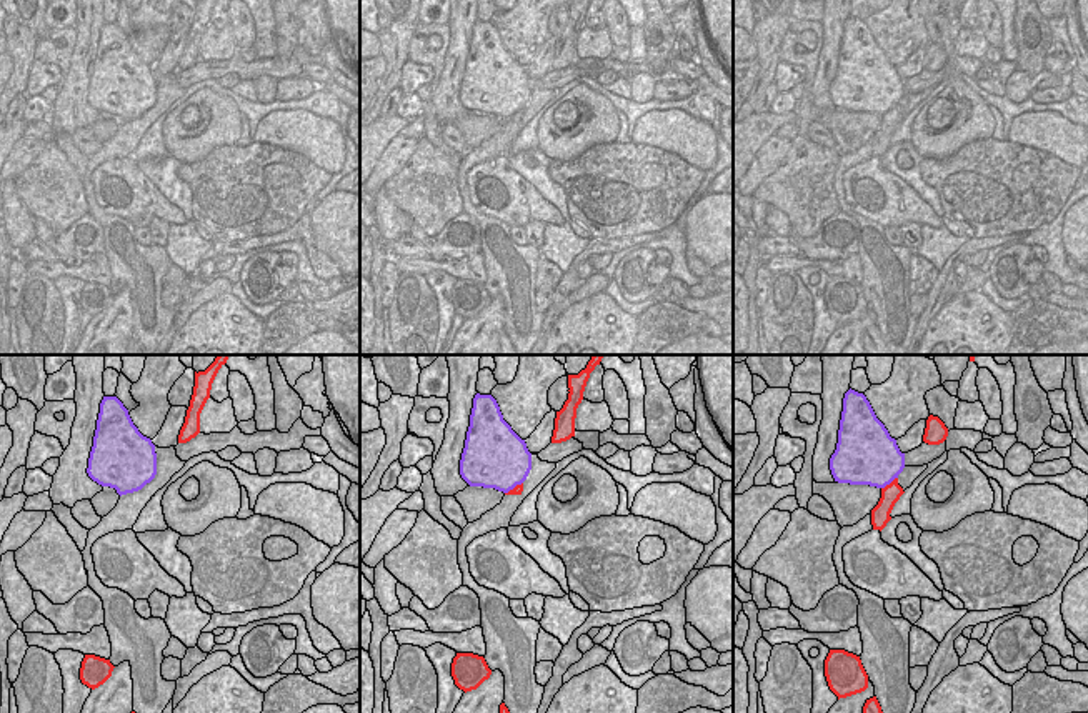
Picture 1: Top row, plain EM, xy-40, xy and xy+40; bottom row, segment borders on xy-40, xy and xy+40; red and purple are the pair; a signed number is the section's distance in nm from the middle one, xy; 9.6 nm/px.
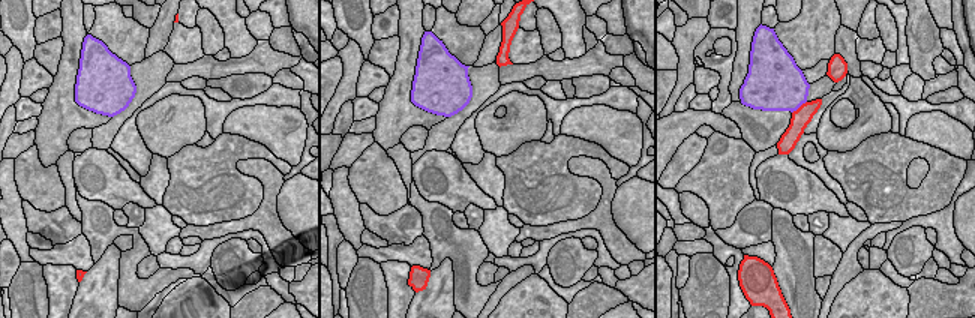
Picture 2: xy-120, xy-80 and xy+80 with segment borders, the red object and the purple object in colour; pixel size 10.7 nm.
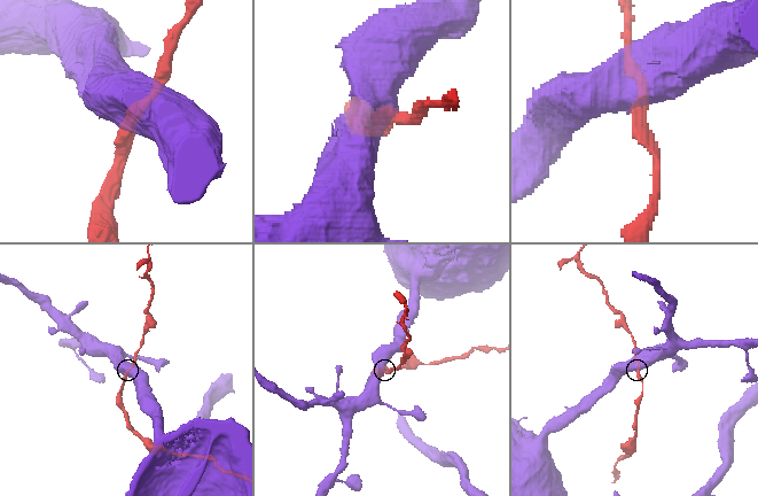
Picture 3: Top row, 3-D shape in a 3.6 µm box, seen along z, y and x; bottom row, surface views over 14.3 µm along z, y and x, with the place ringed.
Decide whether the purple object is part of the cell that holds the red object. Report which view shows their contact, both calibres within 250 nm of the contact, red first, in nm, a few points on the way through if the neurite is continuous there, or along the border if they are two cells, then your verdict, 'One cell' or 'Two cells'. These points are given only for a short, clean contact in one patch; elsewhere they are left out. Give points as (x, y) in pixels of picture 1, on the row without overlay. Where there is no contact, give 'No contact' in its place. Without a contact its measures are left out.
Touches red in xy+40. Thickness 180 nm (red) against 480 nm. One cell.

